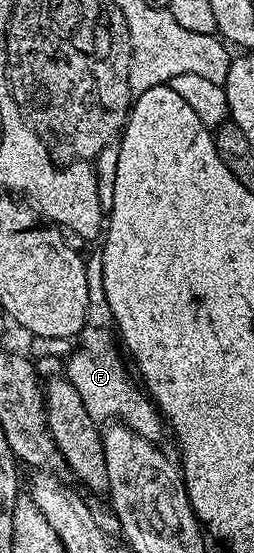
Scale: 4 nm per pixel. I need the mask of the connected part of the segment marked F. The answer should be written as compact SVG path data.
M93 254L93 257L88 257L85 260L85 269L87 270L87 298L89 299L87 323L79 337L81 345L70 354L69 360L67 358L64 375L79 392L79 398L83 398L83 406L87 408L87 414L93 421L124 422L132 432L138 432L143 438L154 442L160 441L160 436L166 435L166 425L153 401L135 383L114 333L110 329L110 333L105 329L113 324L113 315L111 306L107 306L107 290L103 290L103 258L101 255Z

